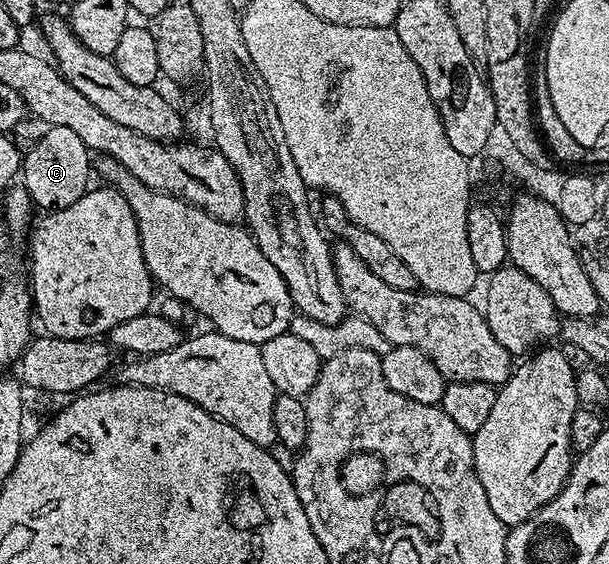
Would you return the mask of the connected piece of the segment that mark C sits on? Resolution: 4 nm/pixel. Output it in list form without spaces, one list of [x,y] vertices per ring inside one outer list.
[[[50,125],[44,132],[45,134],[30,147],[29,154],[25,157],[25,162],[22,165],[20,162],[20,184],[25,188],[29,200],[33,202],[38,210],[52,211],[54,209],[62,209],[63,207],[71,207],[71,203],[75,203],[75,199],[79,199],[90,188],[91,150],[83,143],[83,139],[79,139],[79,135],[75,135],[75,131],[71,131],[71,127],[55,127]]]

